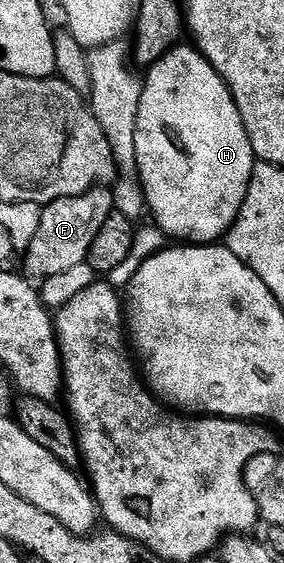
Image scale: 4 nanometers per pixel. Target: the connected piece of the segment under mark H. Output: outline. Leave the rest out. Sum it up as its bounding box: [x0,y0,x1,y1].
[134,46,258,246]

